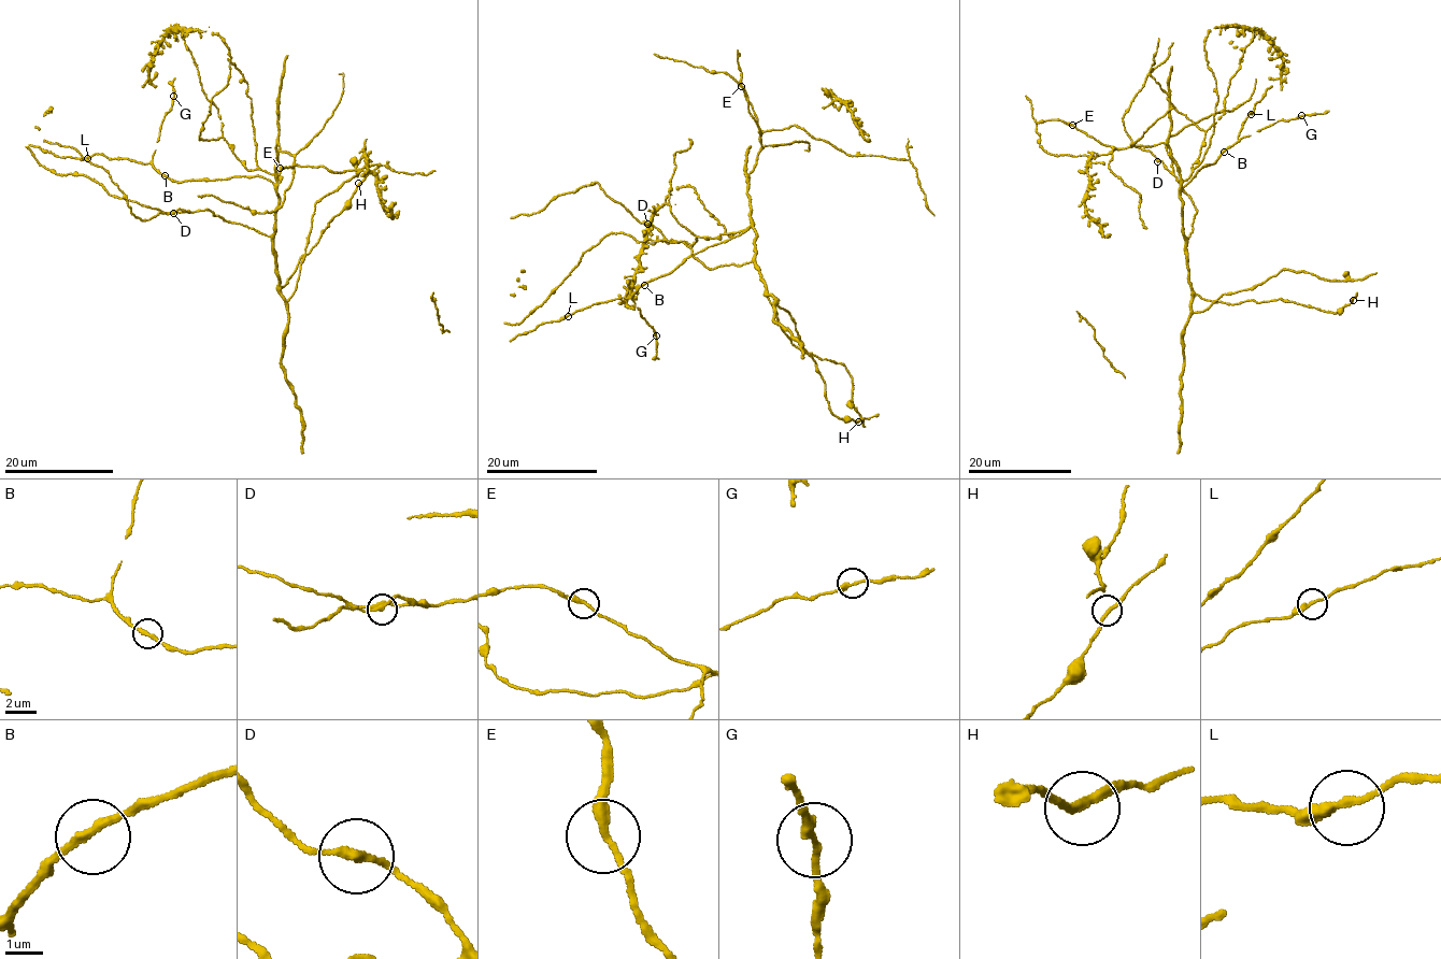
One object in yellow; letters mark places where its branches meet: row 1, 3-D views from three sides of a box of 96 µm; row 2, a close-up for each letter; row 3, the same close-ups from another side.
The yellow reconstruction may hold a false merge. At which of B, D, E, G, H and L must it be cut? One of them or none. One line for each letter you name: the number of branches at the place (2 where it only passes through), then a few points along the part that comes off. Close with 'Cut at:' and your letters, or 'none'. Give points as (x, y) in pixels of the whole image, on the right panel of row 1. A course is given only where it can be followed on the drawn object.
Cut at: none

